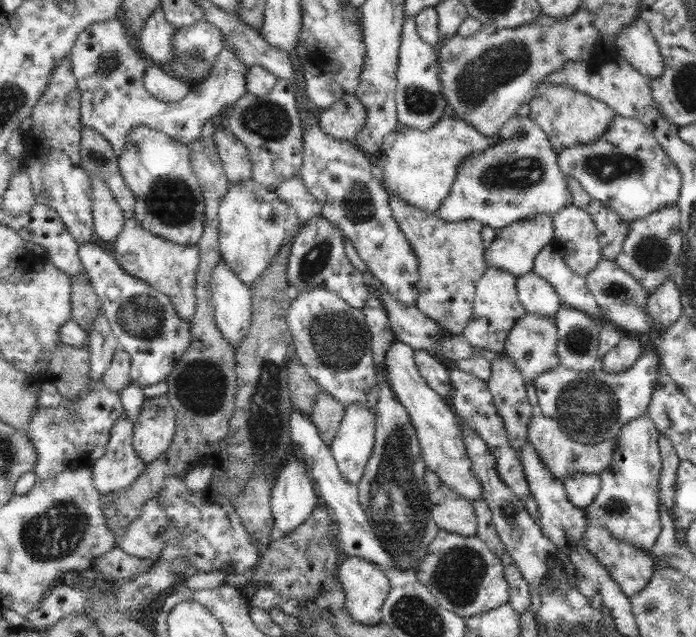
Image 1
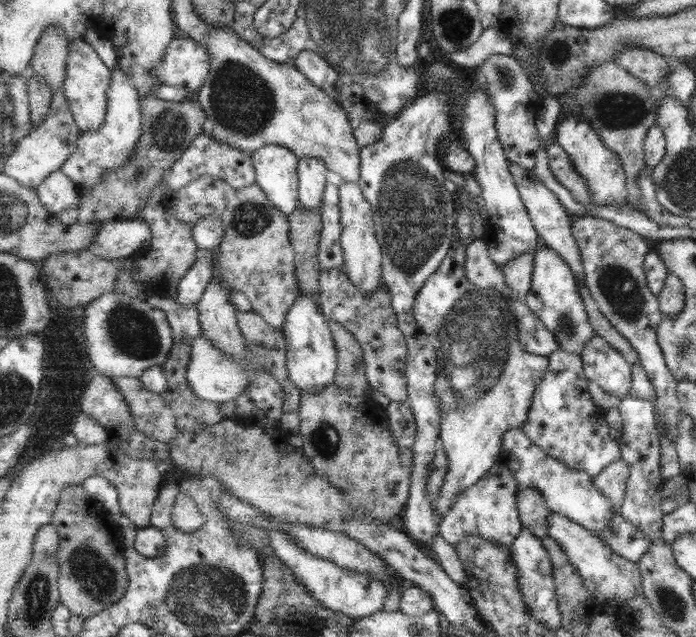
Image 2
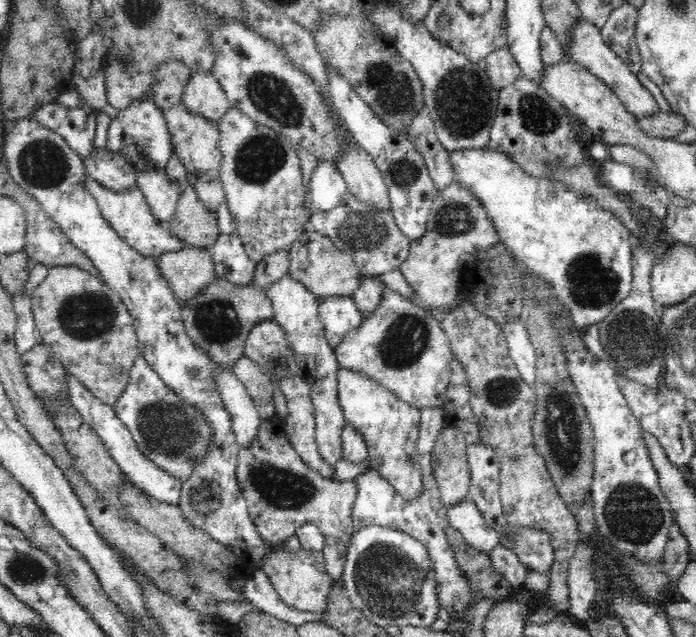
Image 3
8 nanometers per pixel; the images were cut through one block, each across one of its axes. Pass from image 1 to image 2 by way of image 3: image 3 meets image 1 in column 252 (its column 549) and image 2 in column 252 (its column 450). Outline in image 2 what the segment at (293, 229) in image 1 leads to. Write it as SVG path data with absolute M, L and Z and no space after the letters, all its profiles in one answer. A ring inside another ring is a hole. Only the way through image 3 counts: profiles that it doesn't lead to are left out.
M267 144L253 150L250 159L254 183L265 193L267 200L288 217L298 206L298 158L284 146Z

